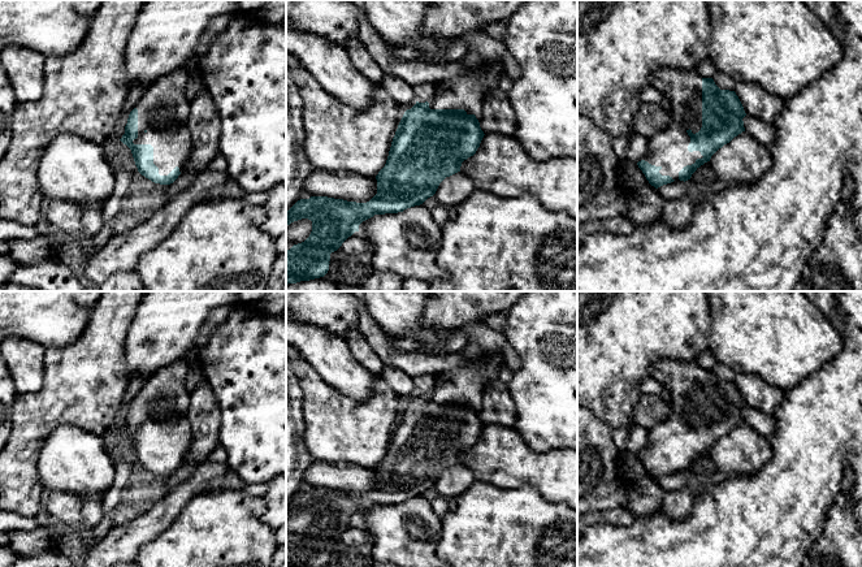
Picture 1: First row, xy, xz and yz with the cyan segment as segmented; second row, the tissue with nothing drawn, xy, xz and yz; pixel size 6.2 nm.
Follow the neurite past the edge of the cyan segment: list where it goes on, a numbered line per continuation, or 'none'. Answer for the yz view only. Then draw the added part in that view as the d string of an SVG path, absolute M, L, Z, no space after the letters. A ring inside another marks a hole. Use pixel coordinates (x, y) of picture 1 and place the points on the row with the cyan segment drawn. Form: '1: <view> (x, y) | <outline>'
1: yz (668, 148) | M664 68L653 73L653 86L671 100L671 124L649 139L647 151L642 160L660 166L659 173L662 176L670 176L677 181L679 172L684 166L692 165L697 159L703 157L699 151L688 151L690 137L686 133L690 129L696 134L702 127L702 77L693 70Z

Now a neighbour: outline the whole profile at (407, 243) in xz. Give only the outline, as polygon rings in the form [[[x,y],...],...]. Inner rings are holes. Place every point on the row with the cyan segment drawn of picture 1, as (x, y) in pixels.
[[[423,204],[398,213],[374,215],[359,225],[359,233],[374,246],[372,264],[378,272],[426,282],[449,277],[437,264],[441,226]]]

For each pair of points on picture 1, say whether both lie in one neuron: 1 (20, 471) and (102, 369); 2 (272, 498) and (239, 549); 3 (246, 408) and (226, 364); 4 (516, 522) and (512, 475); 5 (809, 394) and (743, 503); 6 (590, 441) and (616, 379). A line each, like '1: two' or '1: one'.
1: one
2: two
3: one
4: two
5: one
6: two

